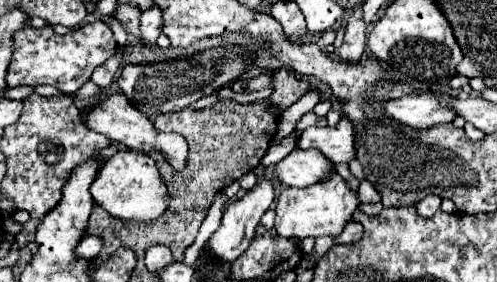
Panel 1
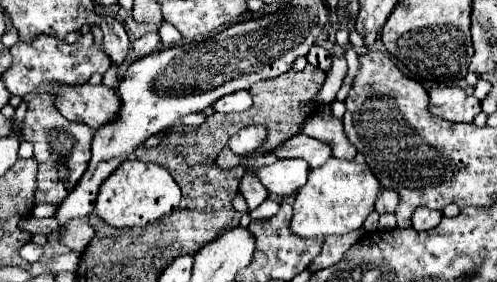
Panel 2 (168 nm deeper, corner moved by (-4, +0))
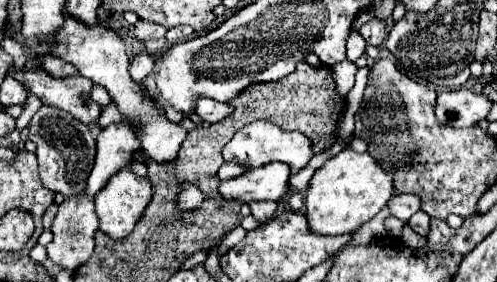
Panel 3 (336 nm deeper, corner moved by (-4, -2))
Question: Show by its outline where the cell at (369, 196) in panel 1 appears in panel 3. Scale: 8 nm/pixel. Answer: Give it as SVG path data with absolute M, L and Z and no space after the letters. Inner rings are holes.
M398 194L398 196L394 196L390 200L388 208L390 208L392 216L396 216L396 218L406 222L414 212L420 210L420 204L422 202L420 202L420 198L416 194Z

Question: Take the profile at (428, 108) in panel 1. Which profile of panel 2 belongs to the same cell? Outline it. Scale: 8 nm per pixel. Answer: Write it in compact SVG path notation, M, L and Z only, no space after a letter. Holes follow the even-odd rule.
M436 86L428 90L430 112L450 122L472 122L480 112L480 100L466 94L462 88Z

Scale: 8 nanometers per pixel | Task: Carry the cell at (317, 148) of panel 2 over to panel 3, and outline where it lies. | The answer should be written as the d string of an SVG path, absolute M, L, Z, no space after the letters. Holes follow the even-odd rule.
M254 122L254 124L248 124L244 126L242 130L238 130L234 134L234 138L226 144L224 148L224 162L238 162L242 168L250 170L250 168L260 168L268 162L284 162L288 164L288 168L292 170L292 174L300 172L312 158L312 146L310 146L310 140L304 136L304 134L298 134L298 132L286 132L282 128L278 128L276 124L272 122Z

